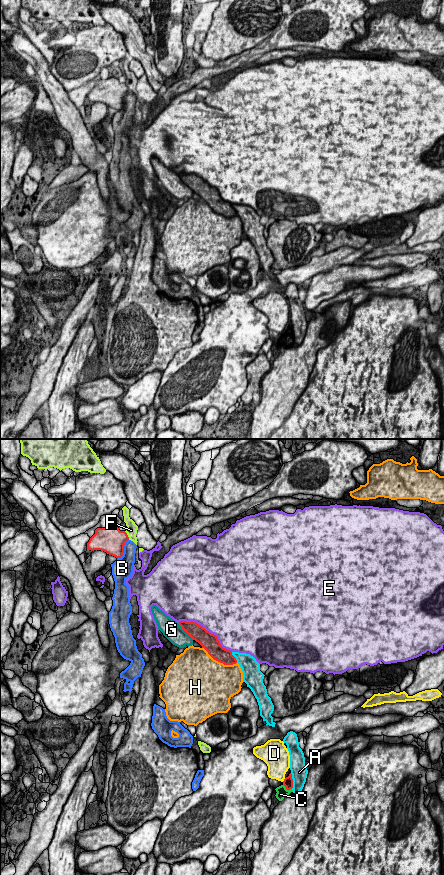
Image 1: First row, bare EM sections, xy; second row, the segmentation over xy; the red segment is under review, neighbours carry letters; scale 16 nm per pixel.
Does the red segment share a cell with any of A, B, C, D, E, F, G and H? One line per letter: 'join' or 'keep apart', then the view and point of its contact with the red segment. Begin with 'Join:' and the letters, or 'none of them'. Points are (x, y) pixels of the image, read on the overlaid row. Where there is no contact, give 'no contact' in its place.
Join: C
A: keep apart | xy (292, 781)
B: keep apart | xy (123, 550)
C: join | xy (287, 789)
D: keep apart | xy (284, 780)
E: keep apart | xy (206, 630)
F: keep apart | xy (127, 535)
G: keep apart | xy (185, 631)
H: keep apart | xy (219, 661)

